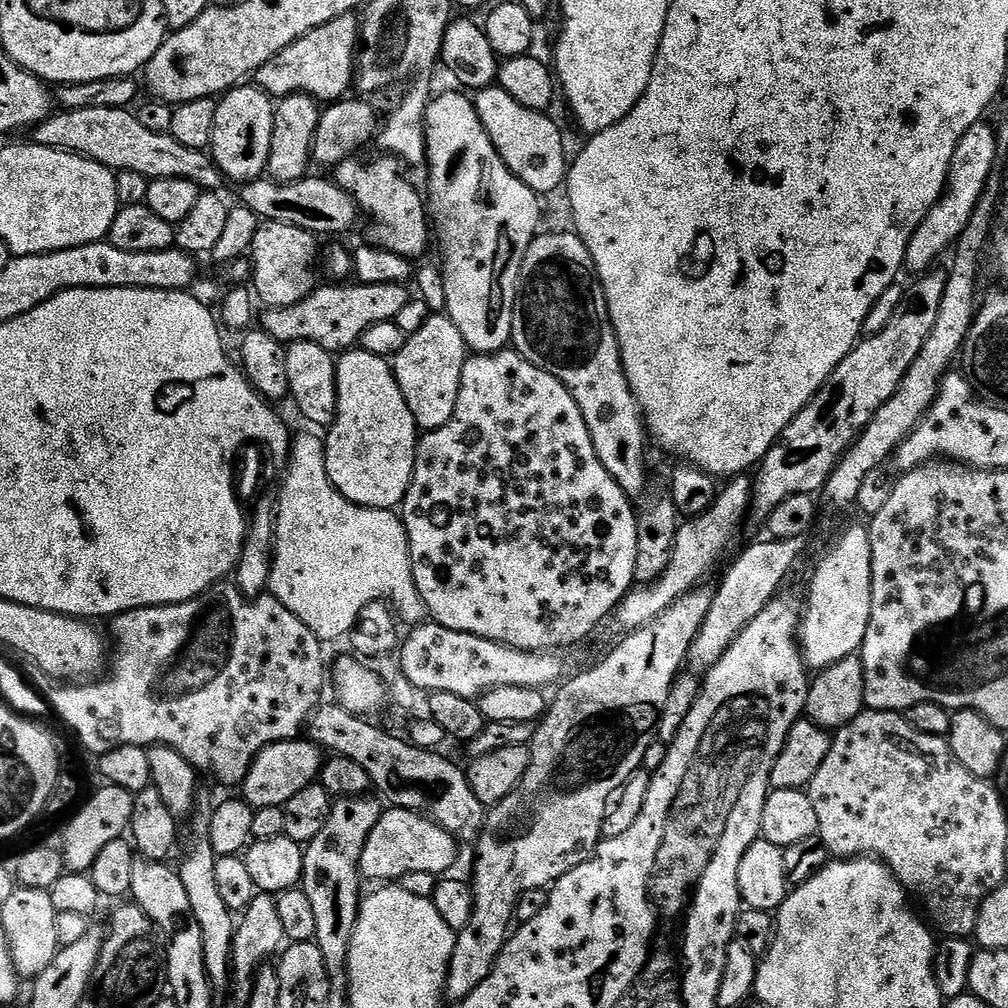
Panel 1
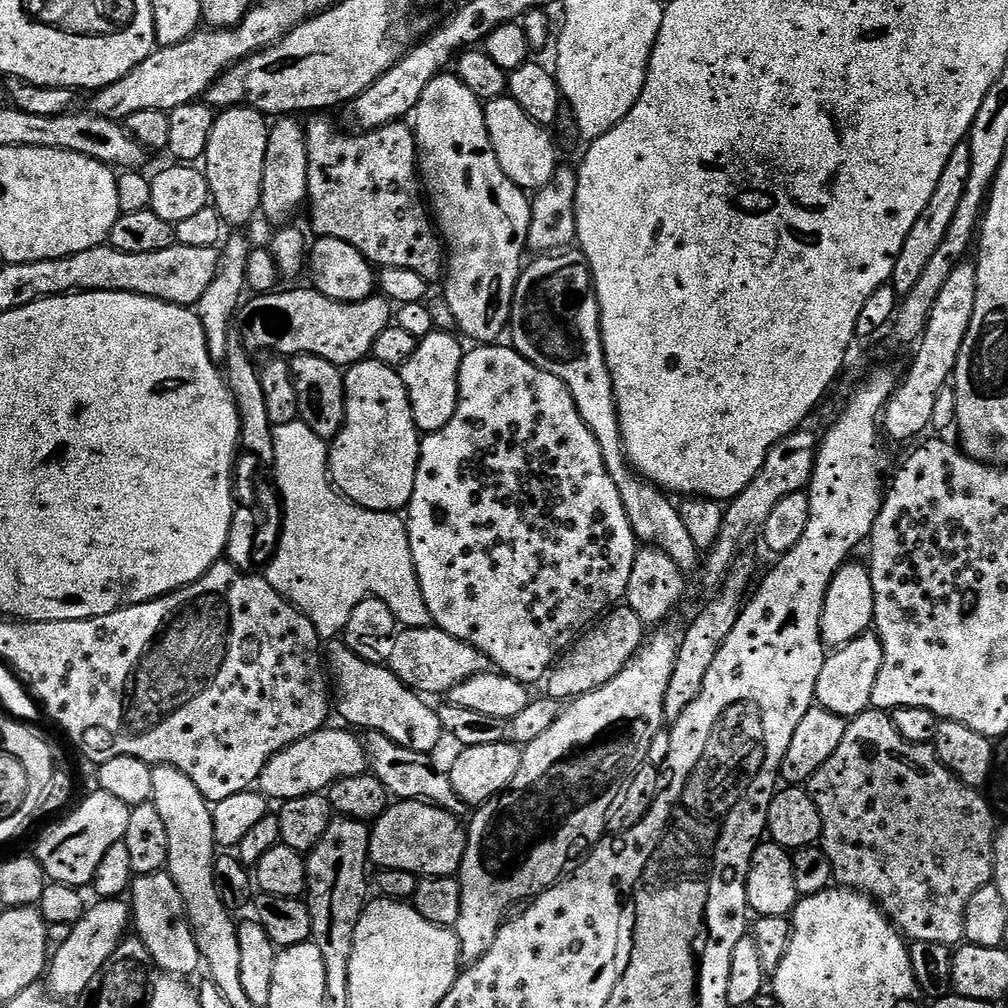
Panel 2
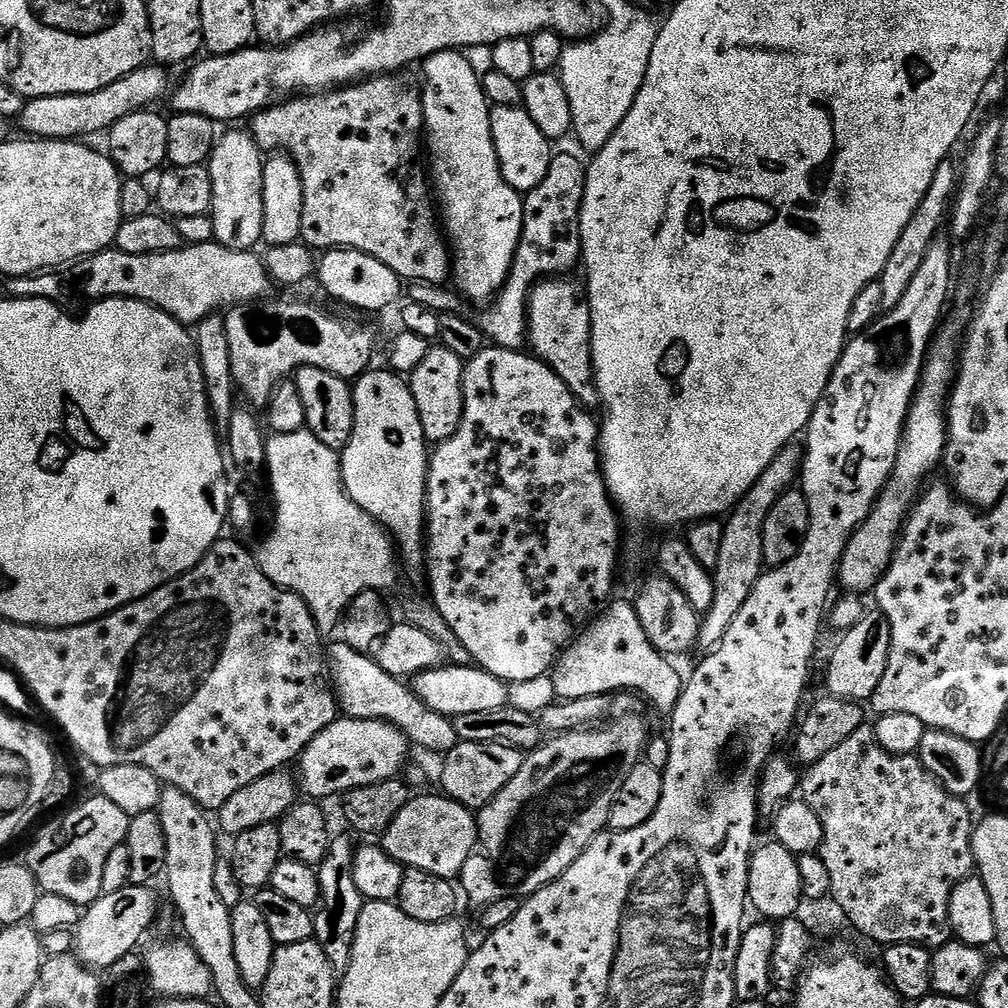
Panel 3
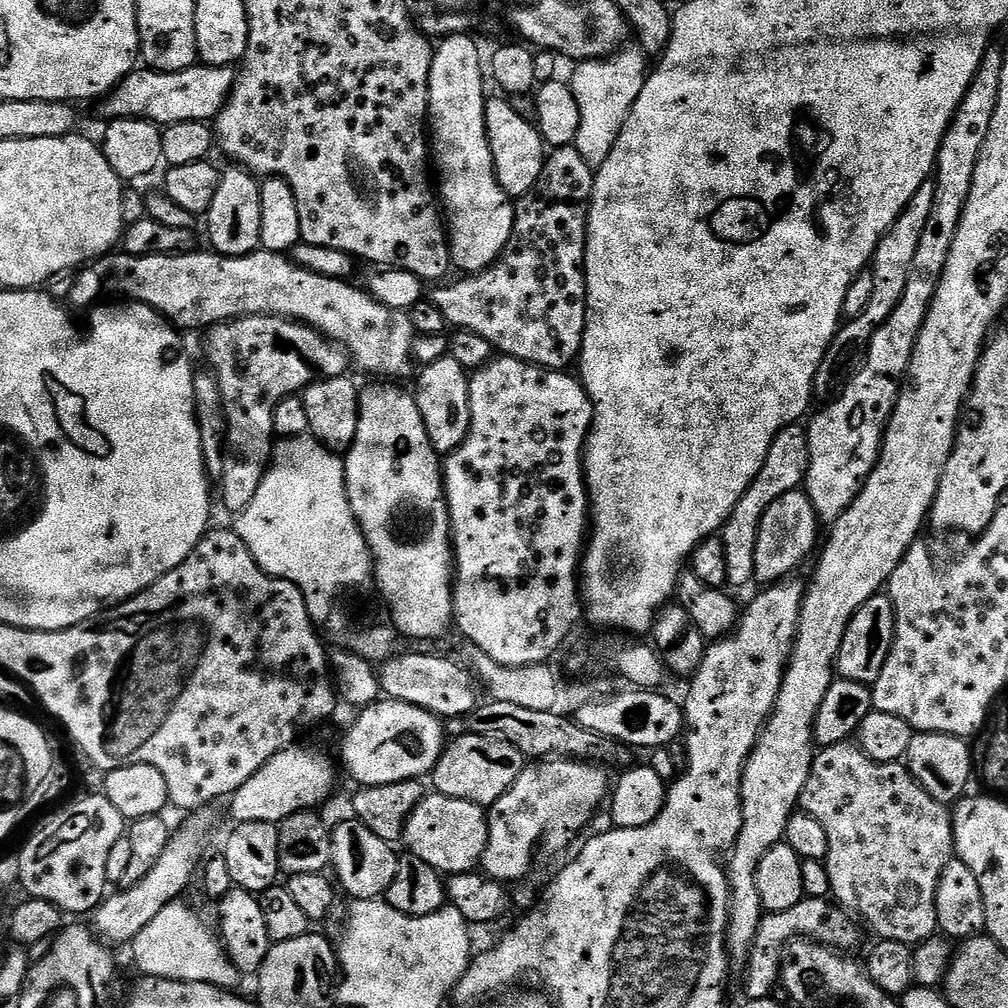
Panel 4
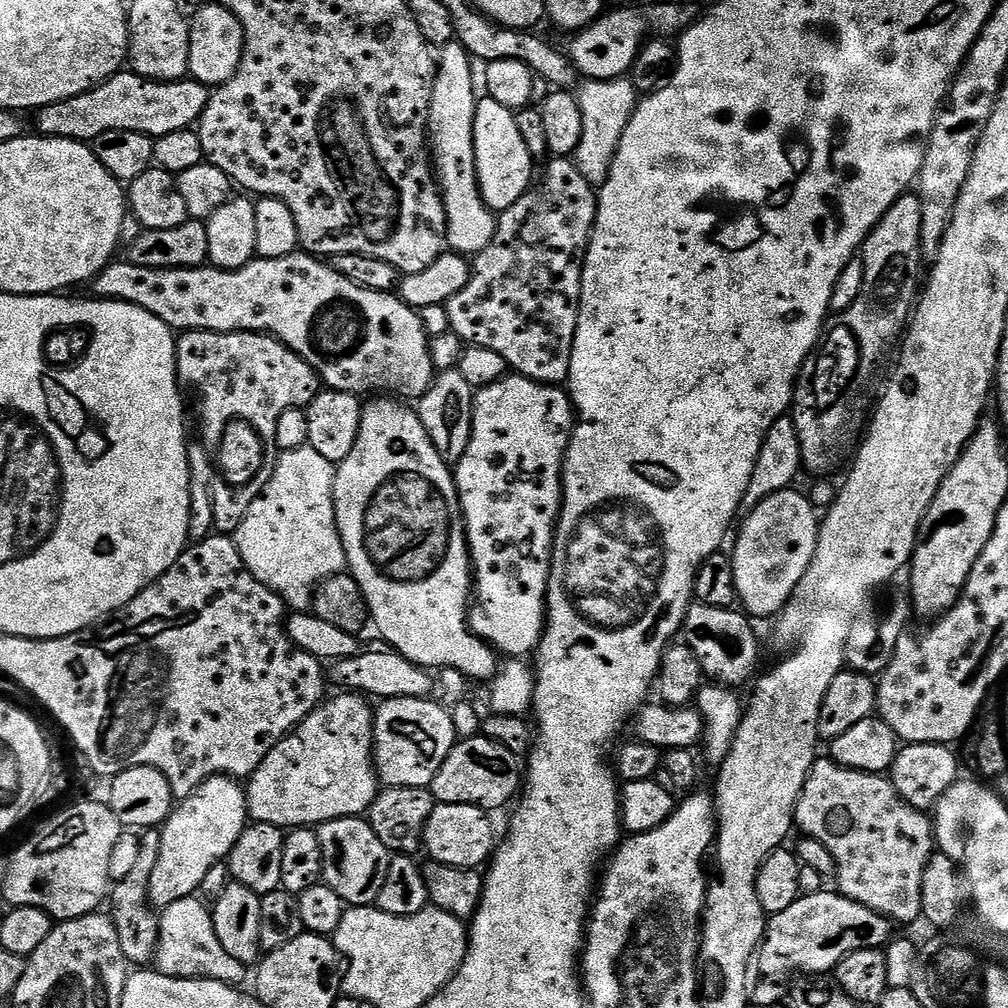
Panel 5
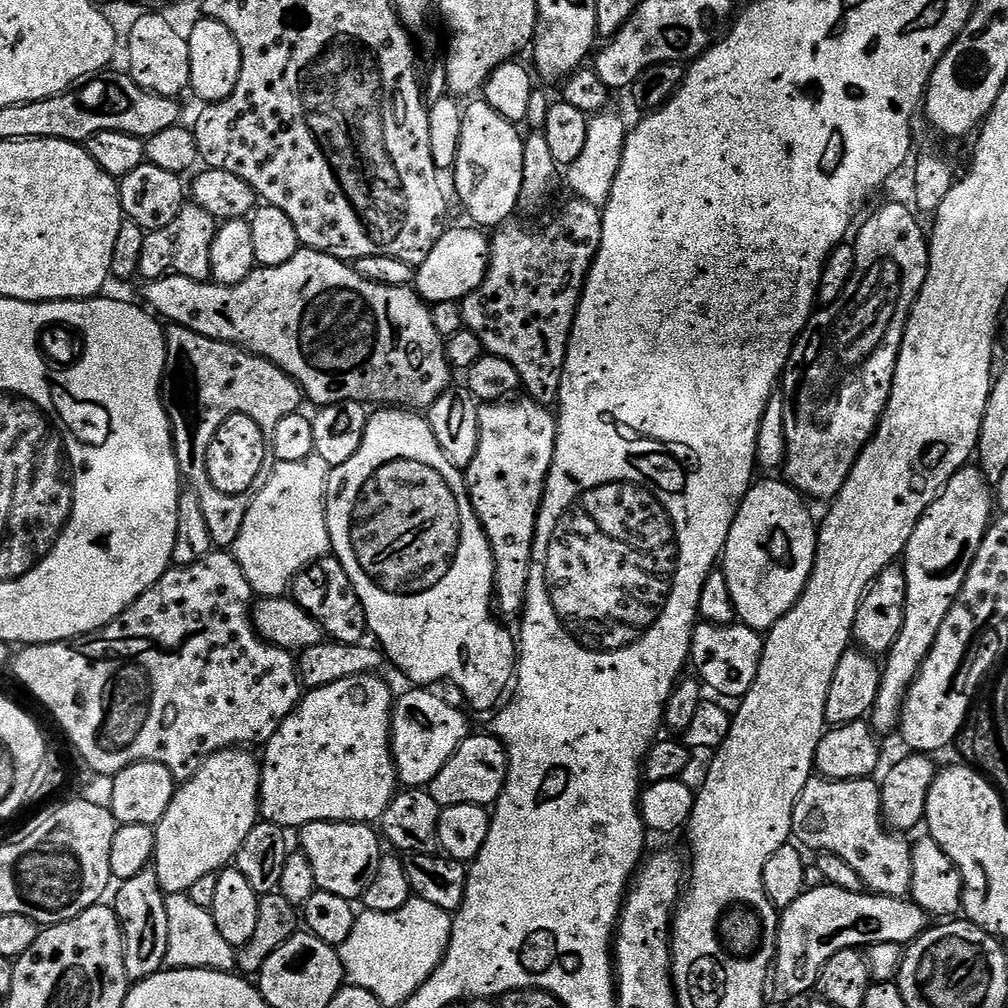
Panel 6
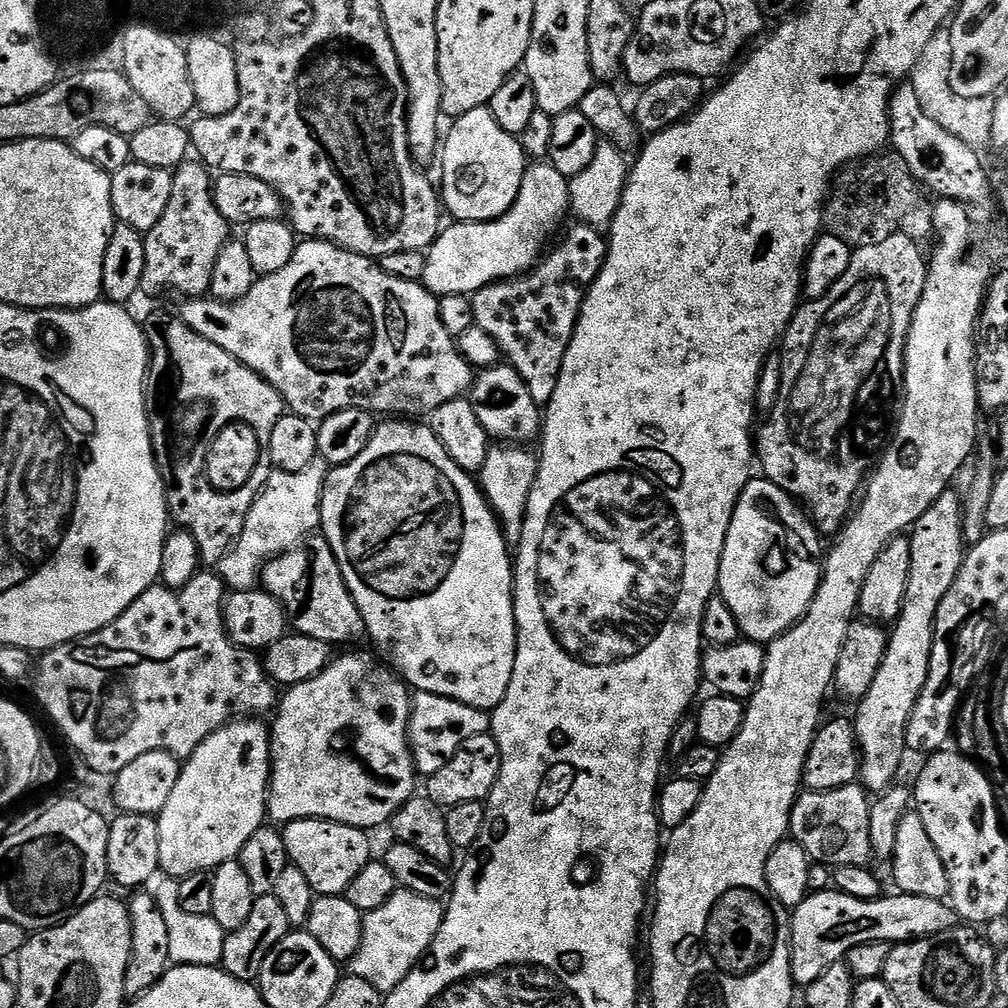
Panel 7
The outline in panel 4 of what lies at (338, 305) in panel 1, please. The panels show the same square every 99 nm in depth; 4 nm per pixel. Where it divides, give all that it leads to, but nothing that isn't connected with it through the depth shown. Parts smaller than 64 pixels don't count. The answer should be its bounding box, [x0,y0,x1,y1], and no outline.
[204,316,350,514]

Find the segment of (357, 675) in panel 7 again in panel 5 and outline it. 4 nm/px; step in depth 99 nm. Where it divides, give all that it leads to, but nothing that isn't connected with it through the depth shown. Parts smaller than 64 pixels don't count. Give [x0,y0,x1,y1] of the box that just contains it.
[246,694,378,830]

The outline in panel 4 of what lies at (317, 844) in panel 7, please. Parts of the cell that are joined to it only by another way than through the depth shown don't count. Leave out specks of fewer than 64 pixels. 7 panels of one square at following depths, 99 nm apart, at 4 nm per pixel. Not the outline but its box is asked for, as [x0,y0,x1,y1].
[331,818,400,901]

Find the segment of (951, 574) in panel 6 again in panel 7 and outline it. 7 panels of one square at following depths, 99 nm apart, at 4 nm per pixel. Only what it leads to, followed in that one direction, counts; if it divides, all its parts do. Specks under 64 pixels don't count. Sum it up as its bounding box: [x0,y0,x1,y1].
[854,490,966,794]

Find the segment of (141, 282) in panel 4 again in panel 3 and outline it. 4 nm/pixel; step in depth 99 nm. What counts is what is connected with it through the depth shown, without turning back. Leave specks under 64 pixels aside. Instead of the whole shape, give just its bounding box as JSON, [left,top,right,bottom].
[71,242,269,326]

